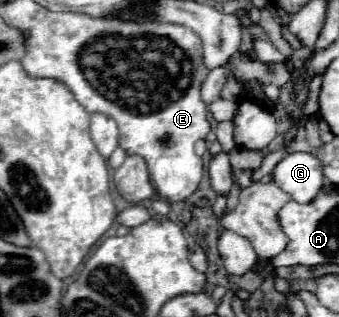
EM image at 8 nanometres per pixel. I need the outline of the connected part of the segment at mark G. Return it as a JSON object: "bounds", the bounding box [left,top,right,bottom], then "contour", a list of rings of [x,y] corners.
{"bounds":[273,153,323,203],"contour":[[[289,153],[277,163],[273,181],[299,203],[309,203],[323,187],[323,167],[313,153]]]}

